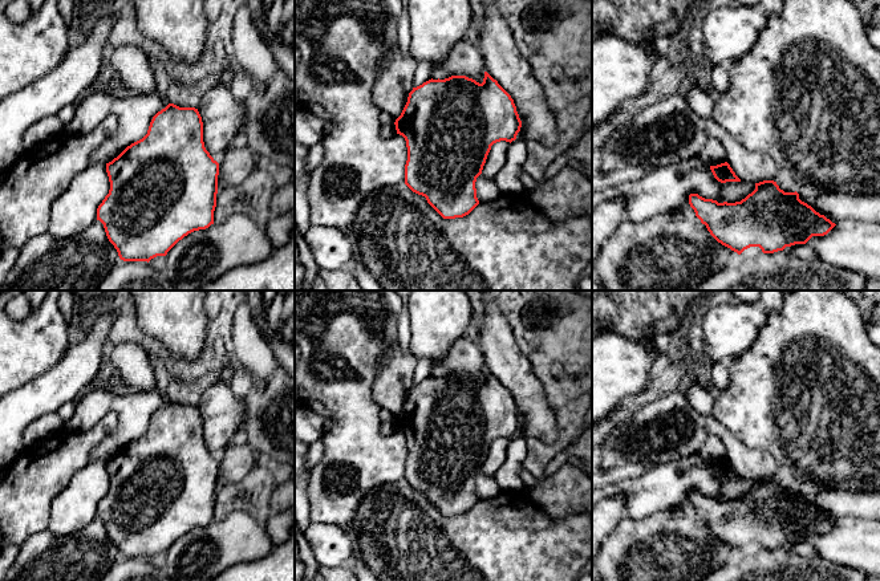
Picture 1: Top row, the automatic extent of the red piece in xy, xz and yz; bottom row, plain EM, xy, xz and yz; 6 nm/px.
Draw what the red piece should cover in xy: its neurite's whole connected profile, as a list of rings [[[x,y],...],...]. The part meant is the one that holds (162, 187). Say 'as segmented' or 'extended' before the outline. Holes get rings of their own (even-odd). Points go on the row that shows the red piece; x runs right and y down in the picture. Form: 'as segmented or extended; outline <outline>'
as segmented; outline [[[169,103],[153,117],[147,134],[142,139],[131,143],[106,163],[106,172],[110,190],[97,208],[97,220],[104,224],[109,241],[123,261],[149,263],[157,256],[166,256],[184,236],[214,224],[219,163],[204,147],[203,122],[195,107]]]

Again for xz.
as segmented; outline [[[484,72],[482,84],[466,76],[451,76],[413,88],[394,125],[407,147],[405,184],[425,196],[443,219],[455,219],[469,215],[479,204],[475,182],[491,146],[515,141],[522,121],[511,96]]]

